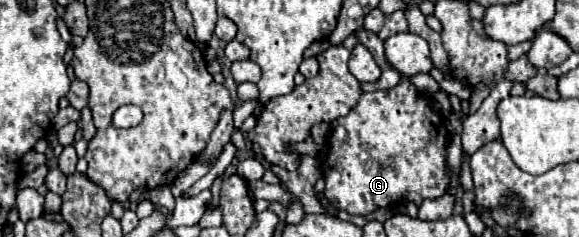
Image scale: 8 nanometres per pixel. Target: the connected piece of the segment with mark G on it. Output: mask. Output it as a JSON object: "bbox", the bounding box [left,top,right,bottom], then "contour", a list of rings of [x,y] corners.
{"bbox":[322,76,450,216],"contour":[[[402,76],[398,86],[388,90],[364,92],[348,116],[336,118],[332,122],[332,140],[328,140],[326,158],[322,162],[322,176],[326,182],[326,198],[340,210],[348,214],[366,216],[378,208],[388,208],[394,204],[414,202],[422,206],[424,200],[436,200],[446,192],[450,184],[450,170],[446,166],[446,142],[450,138],[448,120],[442,120],[434,112],[430,98],[420,94],[418,88]]]}

